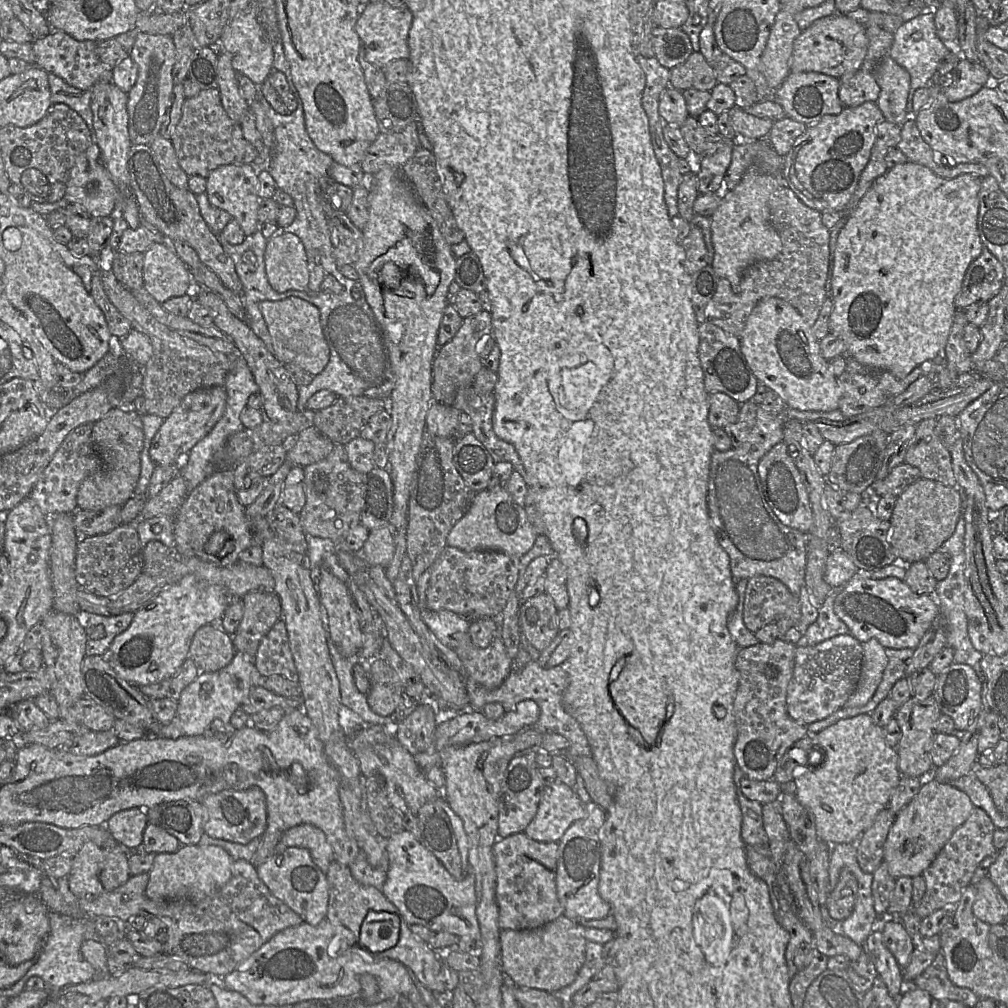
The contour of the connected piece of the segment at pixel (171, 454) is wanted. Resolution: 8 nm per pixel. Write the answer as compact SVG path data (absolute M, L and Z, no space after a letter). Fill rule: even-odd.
M224 386L197 389L187 394L155 434L149 454L156 466L180 464L188 452L205 437L222 417L227 393Z

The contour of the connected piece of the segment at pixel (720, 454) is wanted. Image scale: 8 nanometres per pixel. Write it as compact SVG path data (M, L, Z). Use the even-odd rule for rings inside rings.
M760 405L757 407L757 412L756 412L756 422L744 442L736 448L731 448L727 451L718 451L714 450L714 452L711 455L711 462L710 462L710 469L709 469L709 478L708 478L708 490L707 490L707 505L708 505L708 510L709 510L709 516L710 516L710 521L711 525L716 533L718 542L720 546L725 550L725 552L729 556L730 560L730 569L731 569L731 574L732 577L736 582L738 582L741 579L750 579L754 576L757 575L763 575L763 576L769 576L776 578L780 582L782 582L788 589L789 591L798 596L800 593L800 589L805 586L805 571L806 571L806 563L807 563L807 534L802 533L799 530L790 528L782 524L779 519L775 516L773 513L772 509L768 505L764 492L763 492L763 487L759 478L758 474L758 463L759 461L766 455L766 453L777 443L781 442L783 439L783 426L786 421L791 420L791 419L796 419L800 421L802 424L805 424L807 422L815 422L819 419L829 419L831 421L844 421L847 418L842 414L842 412L839 409L829 411L829 412L814 412L814 411L800 411L796 410L790 407L786 407L781 413L779 414L771 414L765 411Z

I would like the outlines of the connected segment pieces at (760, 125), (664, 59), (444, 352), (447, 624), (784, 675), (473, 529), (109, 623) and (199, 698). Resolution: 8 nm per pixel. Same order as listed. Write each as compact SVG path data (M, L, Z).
M736 105L728 110L728 113L737 132L736 137L732 139L734 145L746 144L767 137L774 124L773 120L750 115Z
M654 26L652 30L655 57L666 68L684 63L693 48L687 33L680 27L665 28Z
M481 310L475 315L464 318L455 336L444 346L438 347L433 361L431 392L433 402L452 405L459 387L472 384L477 373L484 367L476 345L483 336L491 335L491 314Z
M425 571L416 583L418 594L418 605L421 617L428 629L445 646L450 648L450 640L456 633L468 632L470 620L449 611L432 611L428 609L426 603L426 591L430 580L430 571Z
M778 638L772 644L759 642L738 650L735 666L739 683L734 700L737 738L733 751L736 764L750 780L772 780L784 754L808 734L809 724L793 720L786 706L796 647Z
M501 486L476 492L464 516L447 536L447 545L465 552L475 550L500 551L520 559L534 545L537 533L528 521L524 507L519 506Z
M80 611L77 618L86 631L86 656L107 656L115 637L124 632L132 623L134 613L104 616Z
M241 651L236 653L230 664L216 672L200 672L197 678L181 693L175 718L168 725L158 725L158 737L177 739L182 736L201 736L215 720L230 722L232 714L241 708L253 685L262 679L253 661Z

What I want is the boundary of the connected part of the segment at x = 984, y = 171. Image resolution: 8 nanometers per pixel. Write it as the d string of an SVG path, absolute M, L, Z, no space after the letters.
M907 119L901 126L901 140L897 148L909 161L928 167L942 178L952 179L968 173L984 178L990 174L987 167L981 163L960 163L953 167L942 165L942 159L934 155L933 149L921 136L914 119Z

